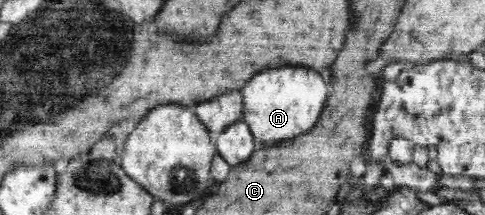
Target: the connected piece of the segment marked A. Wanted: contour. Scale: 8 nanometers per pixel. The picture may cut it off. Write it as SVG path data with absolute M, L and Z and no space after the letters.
M280 67L262 71L248 80L241 92L244 122L249 125L257 145L262 148L307 133L318 121L328 95L322 75L304 67Z

